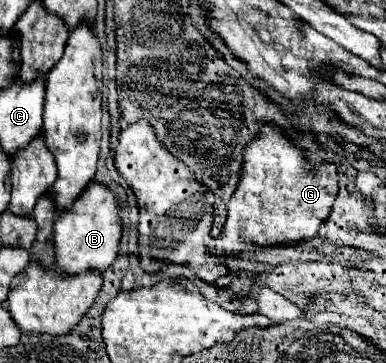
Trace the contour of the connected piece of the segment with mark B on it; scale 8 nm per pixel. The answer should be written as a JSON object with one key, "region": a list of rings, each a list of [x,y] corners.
{"region":[[[90,181],[90,185],[74,199],[70,209],[60,211],[54,225],[56,269],[60,273],[82,273],[86,269],[106,271],[118,257],[122,237],[122,205],[118,195],[104,183]]]}

